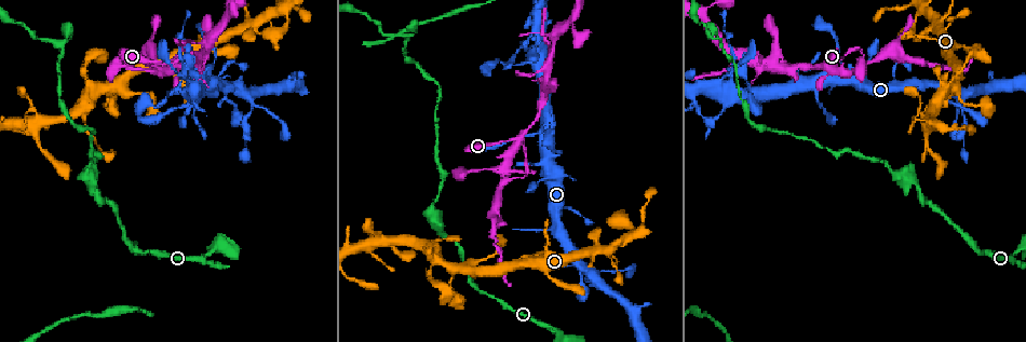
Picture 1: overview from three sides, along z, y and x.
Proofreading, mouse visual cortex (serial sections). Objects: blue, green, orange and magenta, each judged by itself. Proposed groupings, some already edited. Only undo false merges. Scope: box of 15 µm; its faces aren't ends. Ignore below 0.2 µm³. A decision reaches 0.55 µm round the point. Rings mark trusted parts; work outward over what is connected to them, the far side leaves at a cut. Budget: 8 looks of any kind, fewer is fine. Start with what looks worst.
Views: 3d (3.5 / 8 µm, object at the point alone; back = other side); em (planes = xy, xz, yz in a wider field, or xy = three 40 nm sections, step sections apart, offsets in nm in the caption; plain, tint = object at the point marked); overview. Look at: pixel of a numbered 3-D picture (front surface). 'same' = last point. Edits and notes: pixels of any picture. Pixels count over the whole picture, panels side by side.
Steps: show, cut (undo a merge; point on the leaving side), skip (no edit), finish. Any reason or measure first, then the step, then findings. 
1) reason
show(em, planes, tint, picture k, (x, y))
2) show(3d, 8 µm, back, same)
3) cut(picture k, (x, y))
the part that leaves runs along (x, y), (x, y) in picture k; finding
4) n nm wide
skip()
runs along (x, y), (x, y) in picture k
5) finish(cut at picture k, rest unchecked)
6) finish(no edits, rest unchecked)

arms part here
show(3d, 3.5 µm, picture 1, (517, 140))

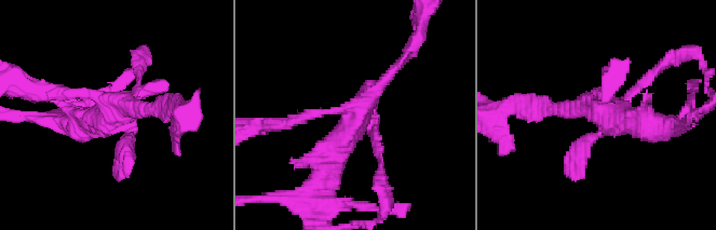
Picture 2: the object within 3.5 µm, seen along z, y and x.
now the EM
show(em, xy, step 3, tint, picture 2, (591, 104))

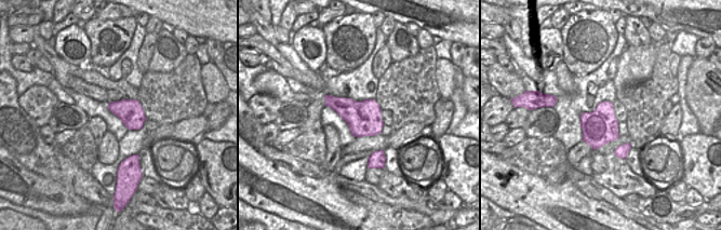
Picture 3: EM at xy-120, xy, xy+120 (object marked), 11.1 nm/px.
skip()
runs along (282, 124), (358, 108), (401, 64) in picture 2; continuous, no second cell

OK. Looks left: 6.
show(em, planes, tint, picture 1, (202, 259))

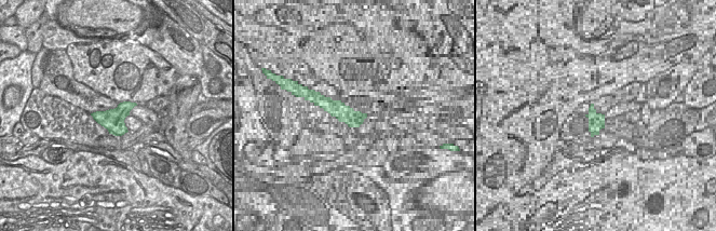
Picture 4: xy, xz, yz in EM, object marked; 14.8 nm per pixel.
wider look
show(3d, 3.5 µm, same)

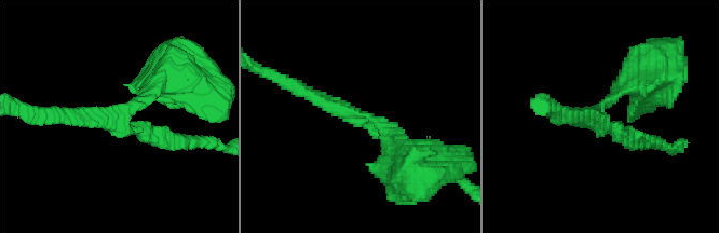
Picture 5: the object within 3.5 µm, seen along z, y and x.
arms of 200, 200, 250 nm
skip()
runs along (286, 82), (371, 118), (405, 151) in picture 5; all the same cell

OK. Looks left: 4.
abrupt turn
show(3d, 3.5 µm, back, picture 1, (63, 50))

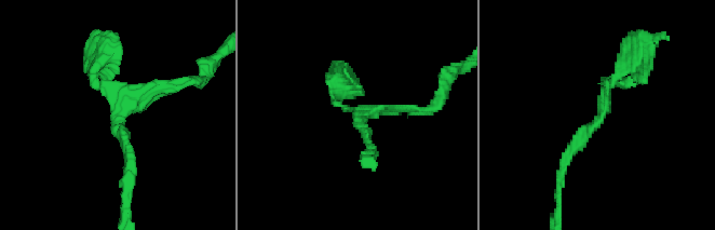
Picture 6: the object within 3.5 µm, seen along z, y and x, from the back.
show(em, xy, step 2, tint, picture 6, (116, 118))

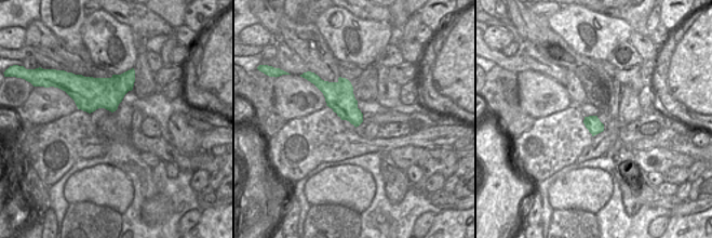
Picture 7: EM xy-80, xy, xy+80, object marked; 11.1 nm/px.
skip()
one cell here

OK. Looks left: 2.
finish(no edits, rest unchecked)

